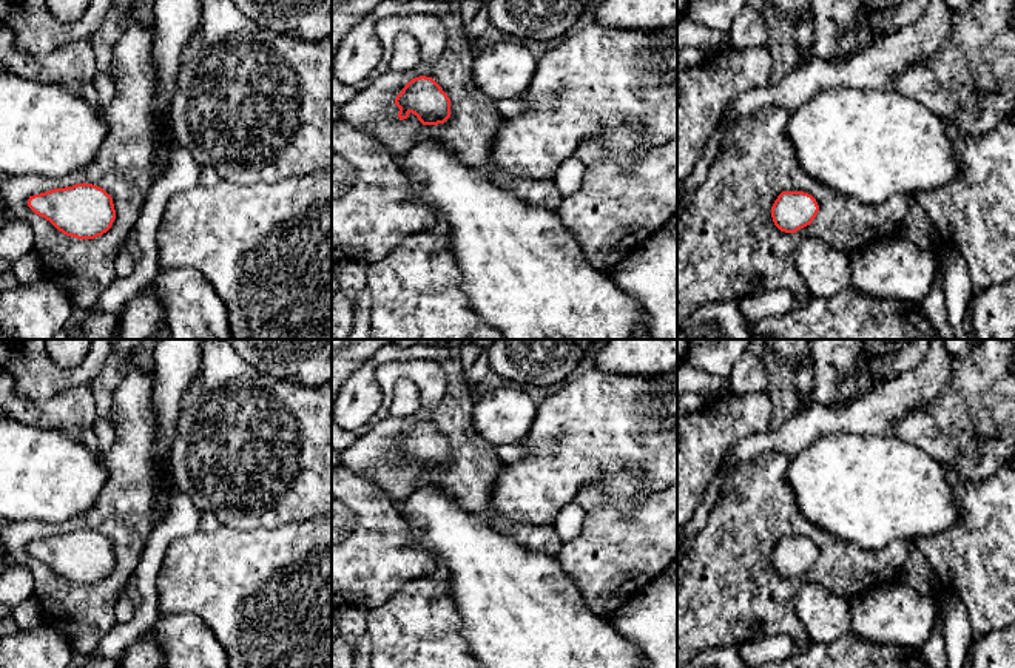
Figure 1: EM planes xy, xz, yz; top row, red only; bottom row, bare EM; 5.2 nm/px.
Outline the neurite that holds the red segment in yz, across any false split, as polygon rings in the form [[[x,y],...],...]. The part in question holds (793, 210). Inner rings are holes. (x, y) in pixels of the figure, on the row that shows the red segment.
[[[782,191],[771,207],[774,225],[785,233],[796,233],[810,225],[819,211],[816,199],[804,191]]]

